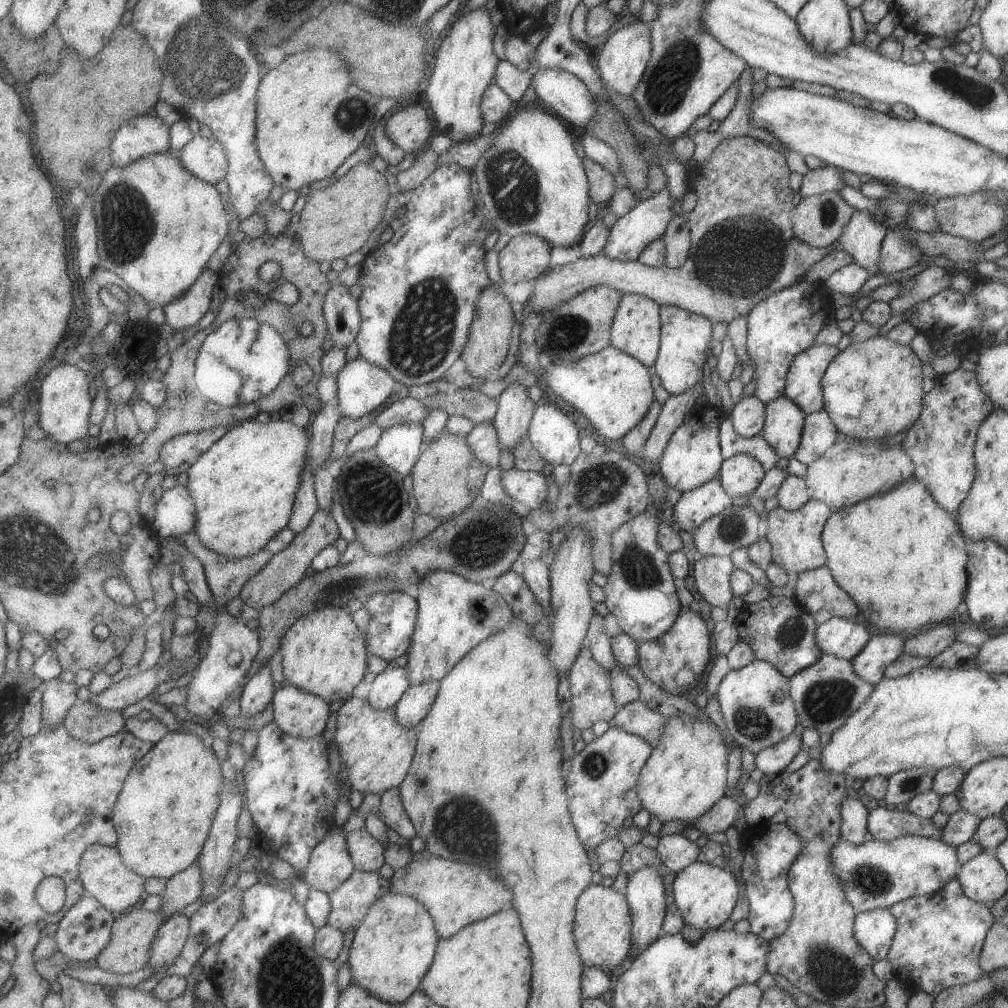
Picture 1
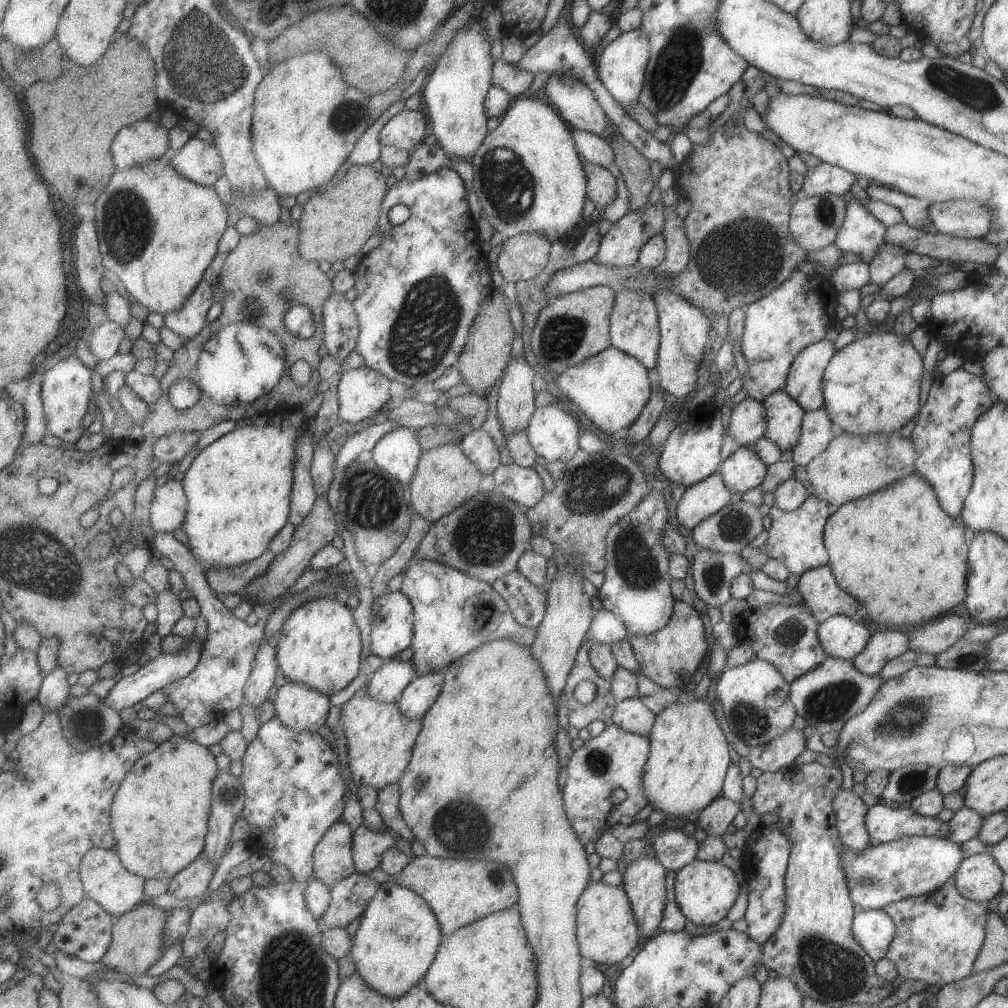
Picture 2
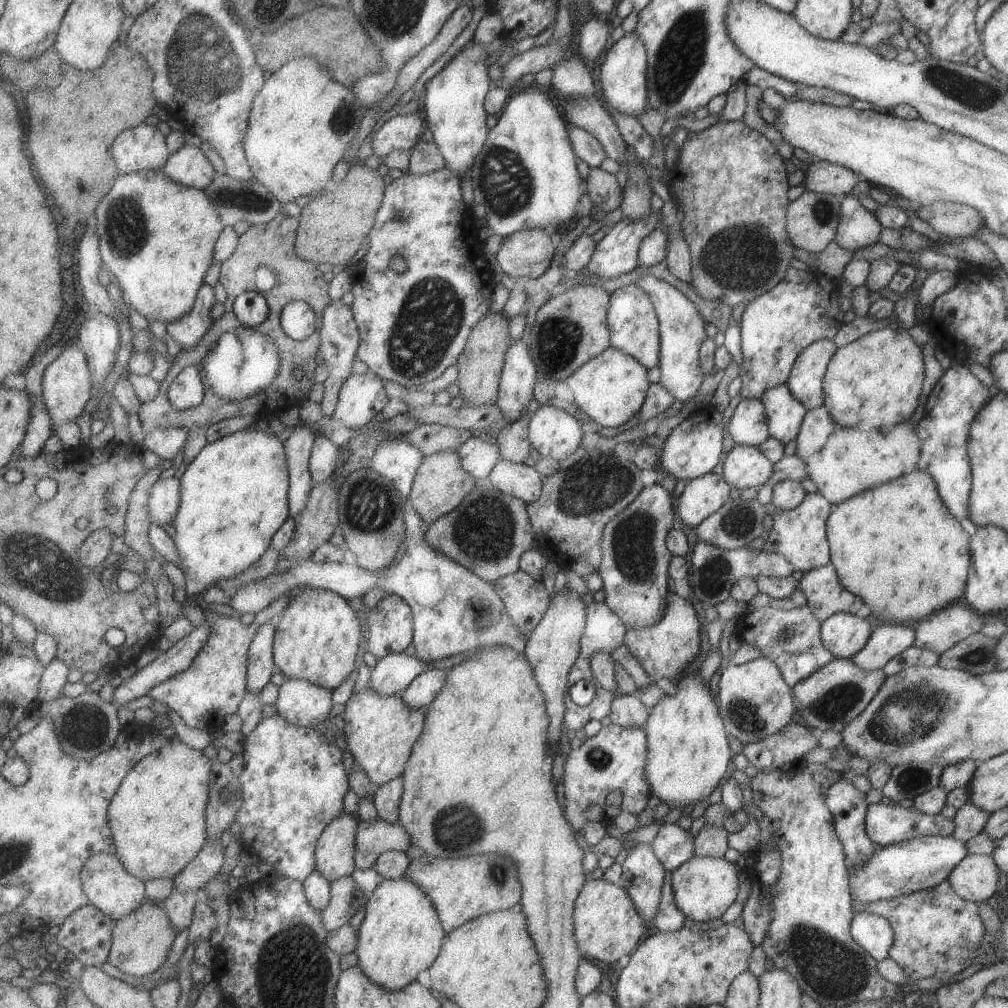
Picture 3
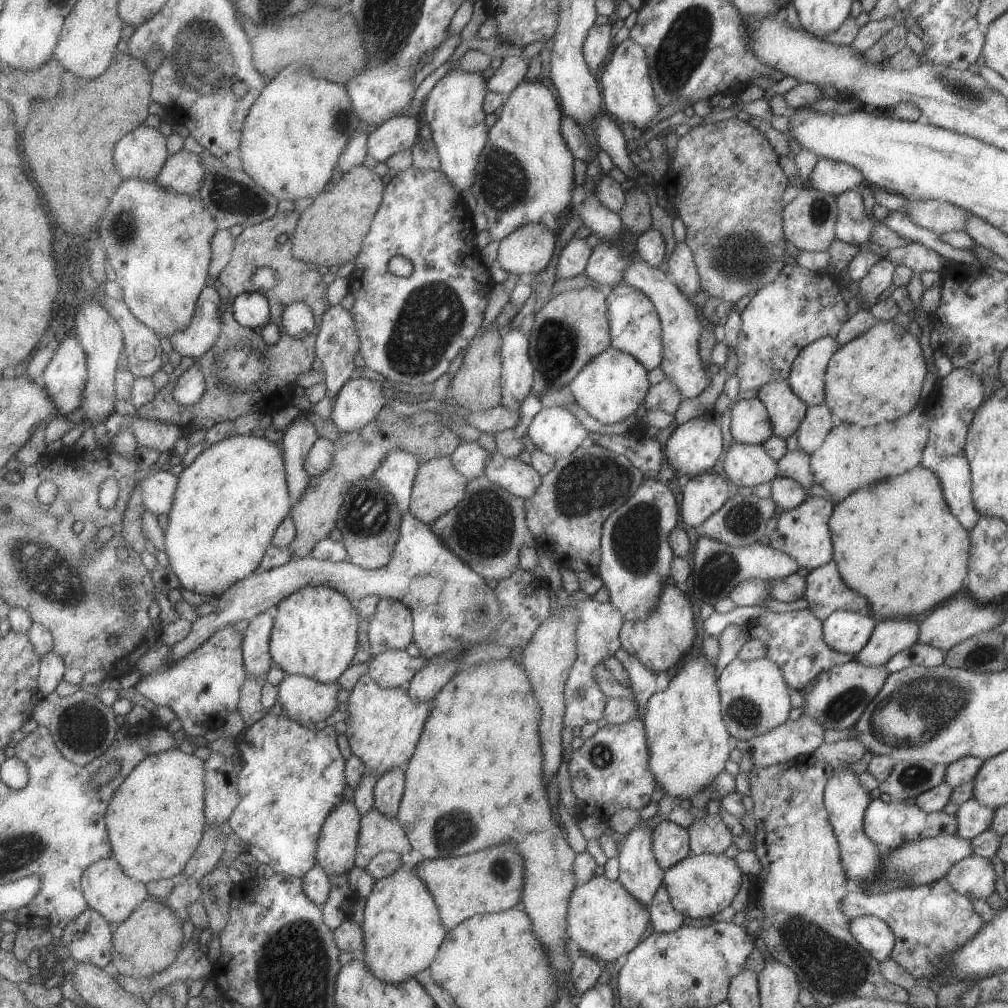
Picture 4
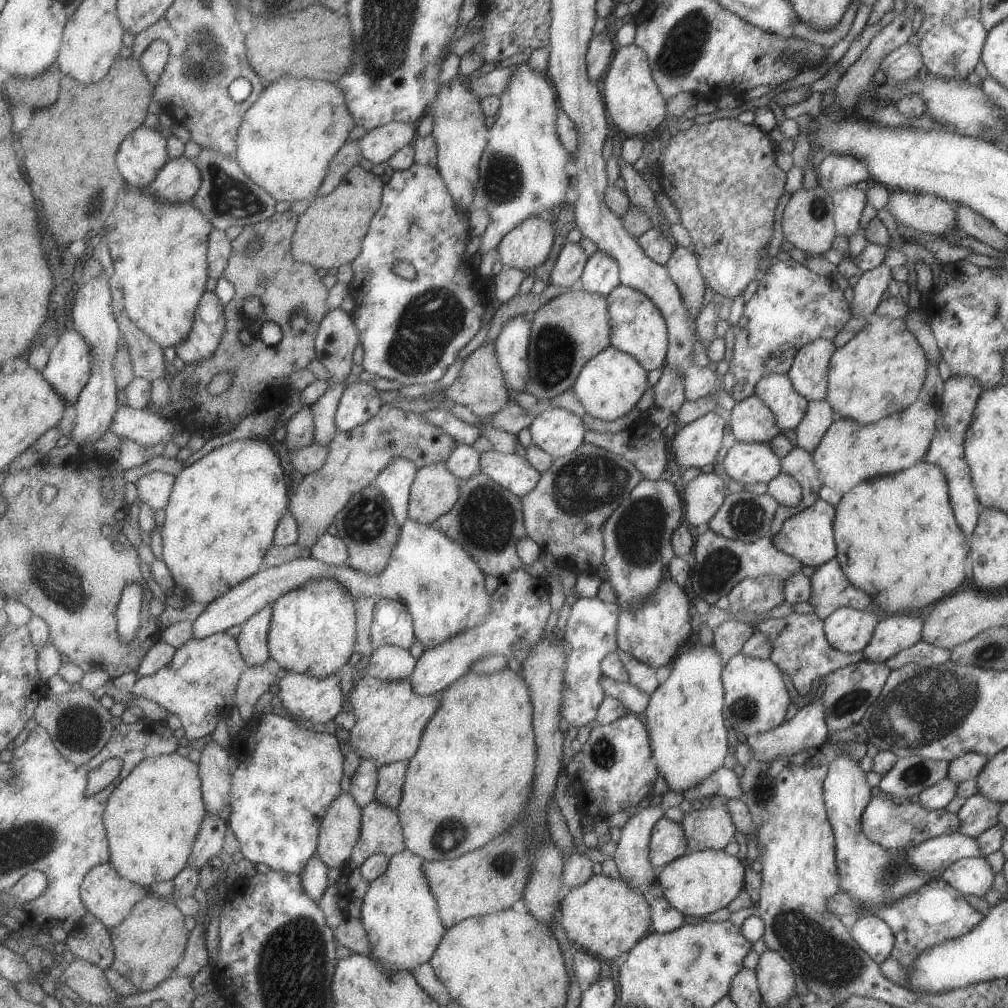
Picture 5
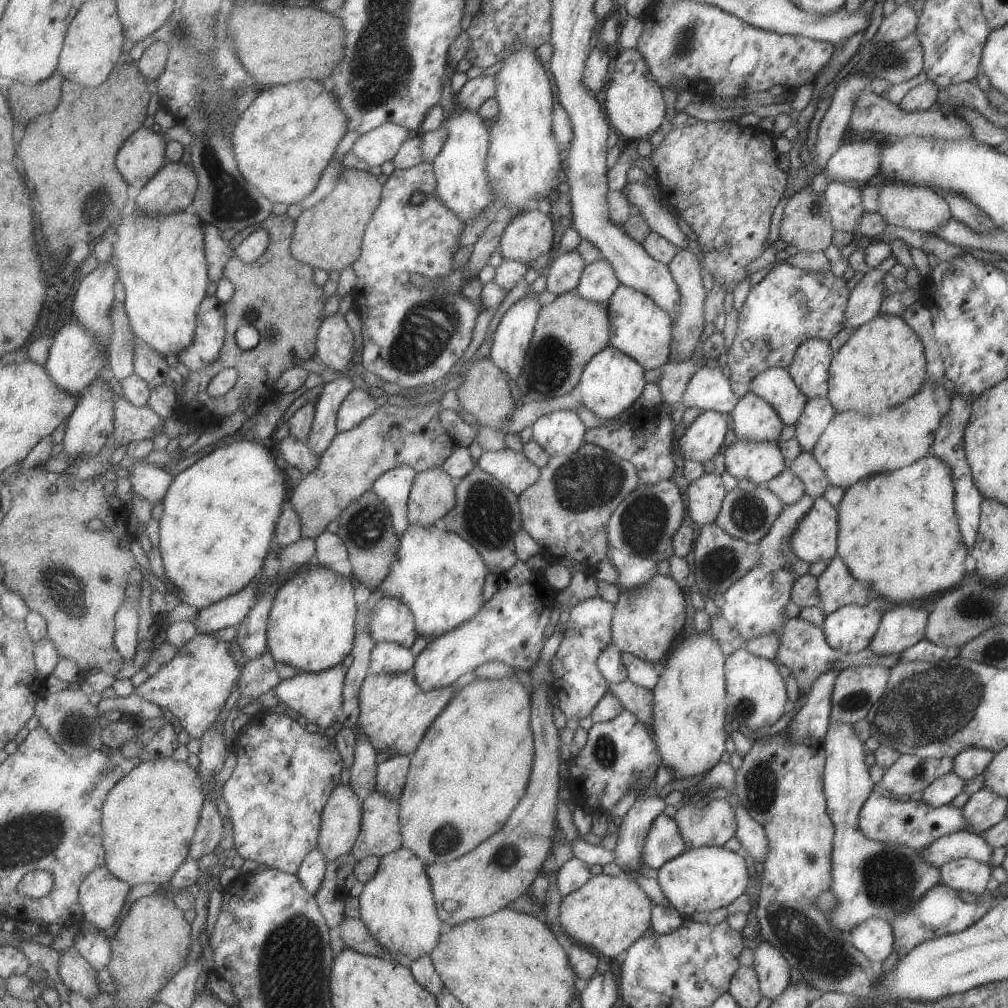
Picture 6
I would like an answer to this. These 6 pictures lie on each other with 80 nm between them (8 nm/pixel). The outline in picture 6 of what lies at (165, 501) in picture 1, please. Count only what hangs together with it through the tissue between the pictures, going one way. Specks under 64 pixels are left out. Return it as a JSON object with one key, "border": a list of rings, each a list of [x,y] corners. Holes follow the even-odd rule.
{"border":[[[139,460],[129,472],[131,472],[129,483],[133,486],[134,492],[150,500],[154,505],[158,505],[165,500],[176,477],[171,472],[163,470],[162,466]]]}

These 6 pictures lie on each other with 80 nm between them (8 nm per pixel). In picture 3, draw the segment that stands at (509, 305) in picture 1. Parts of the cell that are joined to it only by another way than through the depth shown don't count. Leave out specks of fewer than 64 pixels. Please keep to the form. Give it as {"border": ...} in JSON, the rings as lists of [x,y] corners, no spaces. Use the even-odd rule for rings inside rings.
{"border":[[[502,310],[500,312],[489,311],[487,316],[474,326],[466,349],[460,354],[457,364],[460,396],[465,397],[473,407],[490,405],[498,400],[507,351],[512,344],[509,326],[511,326],[510,319]]]}

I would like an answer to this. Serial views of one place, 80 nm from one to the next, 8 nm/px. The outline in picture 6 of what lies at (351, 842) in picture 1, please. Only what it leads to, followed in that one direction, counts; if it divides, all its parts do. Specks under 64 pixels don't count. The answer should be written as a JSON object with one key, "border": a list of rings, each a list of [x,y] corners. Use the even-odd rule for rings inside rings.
{"border":[[[376,790],[364,802],[363,808],[362,833],[352,850],[358,862],[371,855],[384,857],[403,848],[400,801]]]}

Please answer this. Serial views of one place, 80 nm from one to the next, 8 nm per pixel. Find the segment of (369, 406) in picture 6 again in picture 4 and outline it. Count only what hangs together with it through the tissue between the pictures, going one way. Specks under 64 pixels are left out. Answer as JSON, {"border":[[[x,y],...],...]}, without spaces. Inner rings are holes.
{"border":[[[356,377],[336,396],[332,420],[340,432],[348,433],[367,426],[389,406],[384,386],[379,381]]]}

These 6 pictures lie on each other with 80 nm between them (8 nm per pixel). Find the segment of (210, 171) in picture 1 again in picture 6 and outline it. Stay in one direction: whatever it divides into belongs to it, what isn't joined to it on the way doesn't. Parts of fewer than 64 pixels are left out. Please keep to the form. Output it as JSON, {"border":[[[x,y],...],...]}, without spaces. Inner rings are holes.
{"border":[[[169,162],[140,191],[135,204],[140,214],[149,215],[192,209],[199,183],[191,163]]]}

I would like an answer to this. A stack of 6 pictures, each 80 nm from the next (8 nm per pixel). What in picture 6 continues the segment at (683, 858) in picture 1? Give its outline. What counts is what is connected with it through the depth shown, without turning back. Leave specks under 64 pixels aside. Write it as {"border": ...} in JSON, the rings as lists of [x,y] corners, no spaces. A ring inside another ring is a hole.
{"border":[[[661,813],[649,827],[641,858],[645,866],[659,868],[685,851],[676,820]]]}

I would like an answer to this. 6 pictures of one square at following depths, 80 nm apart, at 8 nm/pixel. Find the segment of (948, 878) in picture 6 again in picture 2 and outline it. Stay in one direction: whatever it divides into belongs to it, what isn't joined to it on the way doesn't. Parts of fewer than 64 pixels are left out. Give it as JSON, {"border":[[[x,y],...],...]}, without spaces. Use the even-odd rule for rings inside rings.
{"border":[[[988,851],[963,858],[953,881],[963,898],[986,904],[1001,894],[1001,876],[1002,870]]]}

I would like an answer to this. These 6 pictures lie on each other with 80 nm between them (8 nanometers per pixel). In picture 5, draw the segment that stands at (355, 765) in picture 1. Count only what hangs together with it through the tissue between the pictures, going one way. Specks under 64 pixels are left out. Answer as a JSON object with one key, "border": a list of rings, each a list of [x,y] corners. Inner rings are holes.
{"border":[[[365,674],[348,695],[356,718],[350,730],[350,746],[362,759],[374,759],[379,768],[410,761],[418,753],[423,733],[438,711],[442,694],[421,696],[413,690],[411,680],[382,681]]]}

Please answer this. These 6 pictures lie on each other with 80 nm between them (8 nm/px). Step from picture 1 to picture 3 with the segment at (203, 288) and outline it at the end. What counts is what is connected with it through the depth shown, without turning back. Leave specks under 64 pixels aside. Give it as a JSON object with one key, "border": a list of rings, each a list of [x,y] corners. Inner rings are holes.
{"border":[[[204,284],[198,292],[191,312],[167,324],[167,332],[182,349],[195,348],[203,341],[202,338],[214,323],[211,318],[211,308],[215,306],[215,302],[217,302],[215,288]]]}

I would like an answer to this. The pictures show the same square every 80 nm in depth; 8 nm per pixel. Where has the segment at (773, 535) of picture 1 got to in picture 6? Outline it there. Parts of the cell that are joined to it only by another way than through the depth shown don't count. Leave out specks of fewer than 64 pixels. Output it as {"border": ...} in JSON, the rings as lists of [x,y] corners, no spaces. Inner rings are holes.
{"border":[[[823,497],[814,498],[811,508],[807,510],[804,517],[798,520],[798,525],[791,531],[788,538],[788,549],[797,558],[808,562],[827,562],[835,557],[836,534],[838,533],[838,512]]]}

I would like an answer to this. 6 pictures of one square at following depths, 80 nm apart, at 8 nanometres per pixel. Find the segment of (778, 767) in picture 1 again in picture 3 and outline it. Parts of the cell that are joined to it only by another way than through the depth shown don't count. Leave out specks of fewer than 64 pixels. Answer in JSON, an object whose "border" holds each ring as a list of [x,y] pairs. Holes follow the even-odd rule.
{"border":[[[789,722],[783,726],[778,733],[769,735],[762,741],[741,744],[740,752],[748,760],[748,764],[755,766],[757,770],[770,770],[783,766],[784,764],[794,763],[796,760],[801,759],[806,752],[809,752],[813,747],[818,746],[817,736],[817,732],[812,732],[811,735],[805,725]]]}

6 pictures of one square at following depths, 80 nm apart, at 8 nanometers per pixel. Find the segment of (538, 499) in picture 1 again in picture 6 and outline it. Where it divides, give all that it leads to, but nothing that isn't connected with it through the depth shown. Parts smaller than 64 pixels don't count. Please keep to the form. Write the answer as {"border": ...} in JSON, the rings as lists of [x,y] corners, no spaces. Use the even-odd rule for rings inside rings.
{"border":[[[508,448],[502,451],[483,452],[478,464],[519,496],[530,486],[537,484],[542,477],[540,466],[524,452],[517,453]]]}

